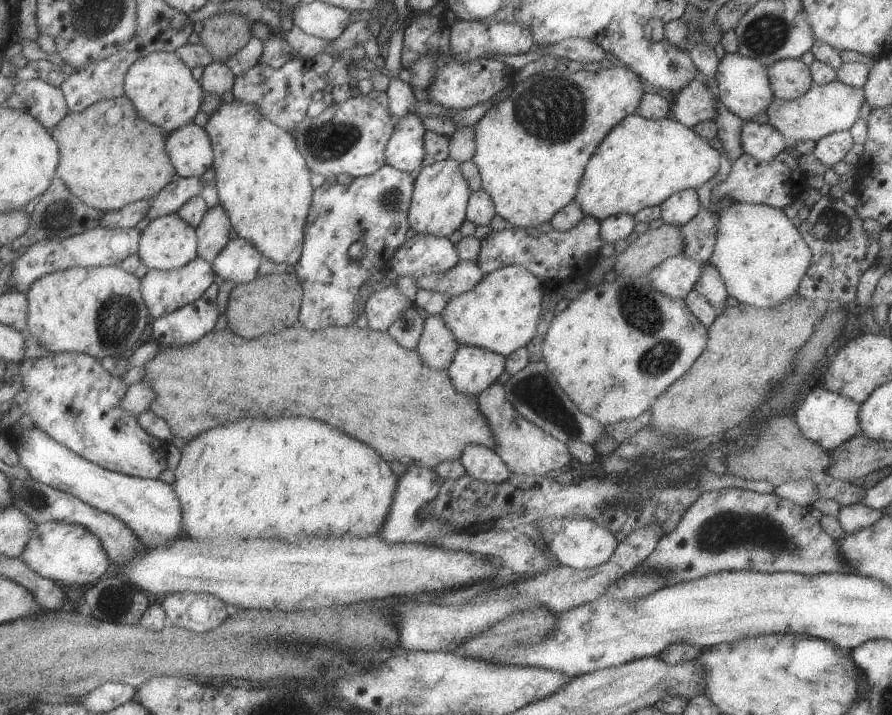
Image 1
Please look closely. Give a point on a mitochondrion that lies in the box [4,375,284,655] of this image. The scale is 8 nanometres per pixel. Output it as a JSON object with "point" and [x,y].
{"point":[34,499]}

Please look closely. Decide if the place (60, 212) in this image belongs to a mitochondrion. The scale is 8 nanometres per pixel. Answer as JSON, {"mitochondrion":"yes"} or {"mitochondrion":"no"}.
{"mitochondrion":"yes"}

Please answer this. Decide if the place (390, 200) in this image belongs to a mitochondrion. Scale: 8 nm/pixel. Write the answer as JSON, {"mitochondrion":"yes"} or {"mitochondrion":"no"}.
{"mitochondrion":"yes"}

